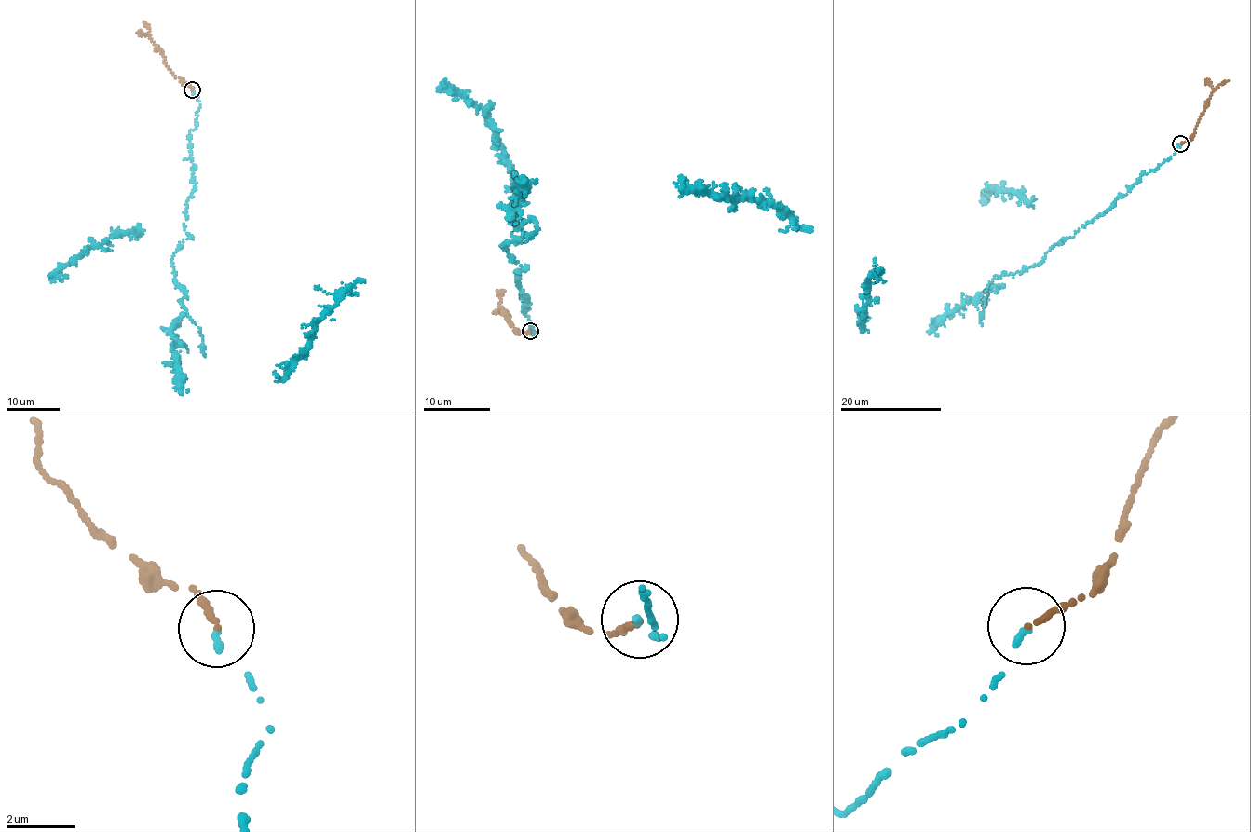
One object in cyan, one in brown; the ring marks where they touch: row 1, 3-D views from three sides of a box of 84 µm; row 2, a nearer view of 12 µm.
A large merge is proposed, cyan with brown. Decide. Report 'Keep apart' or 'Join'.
Join

